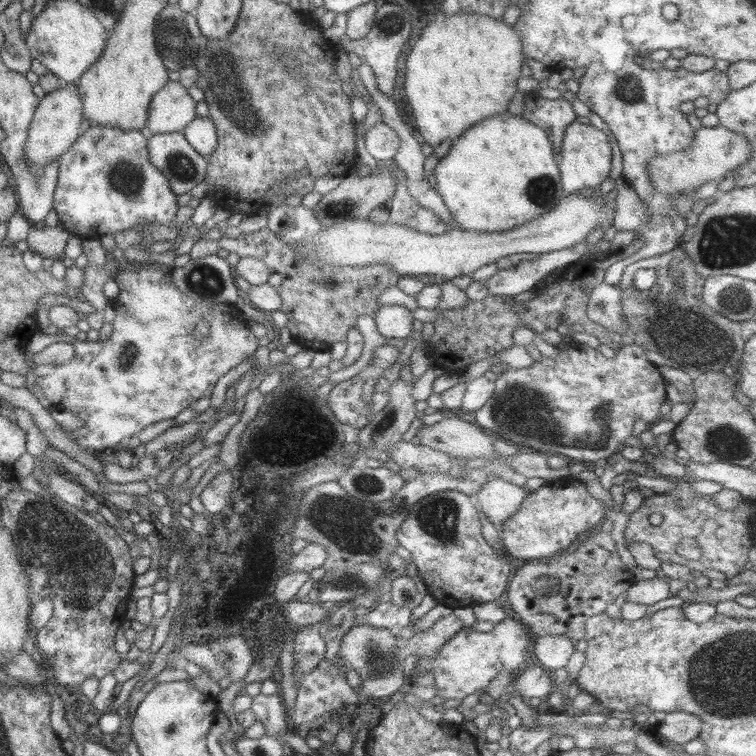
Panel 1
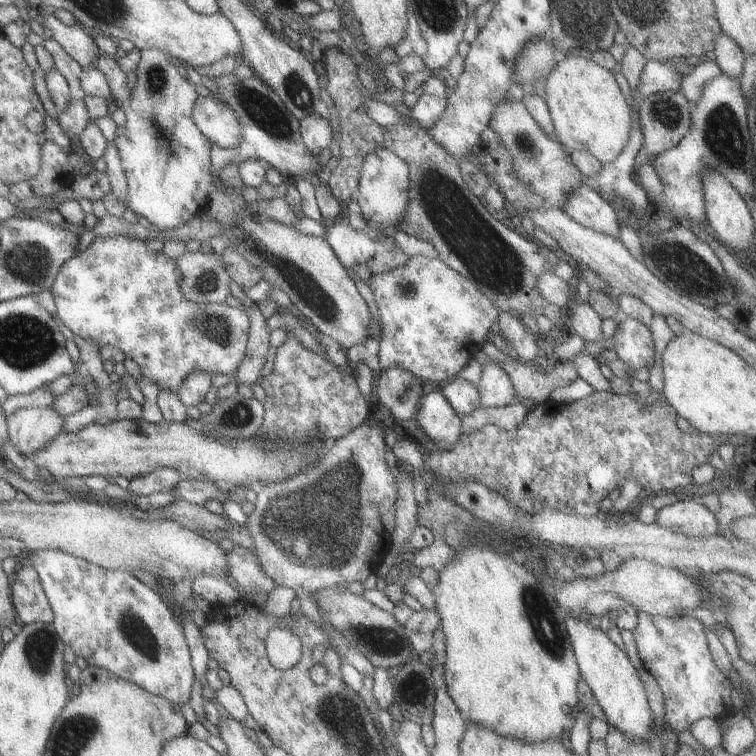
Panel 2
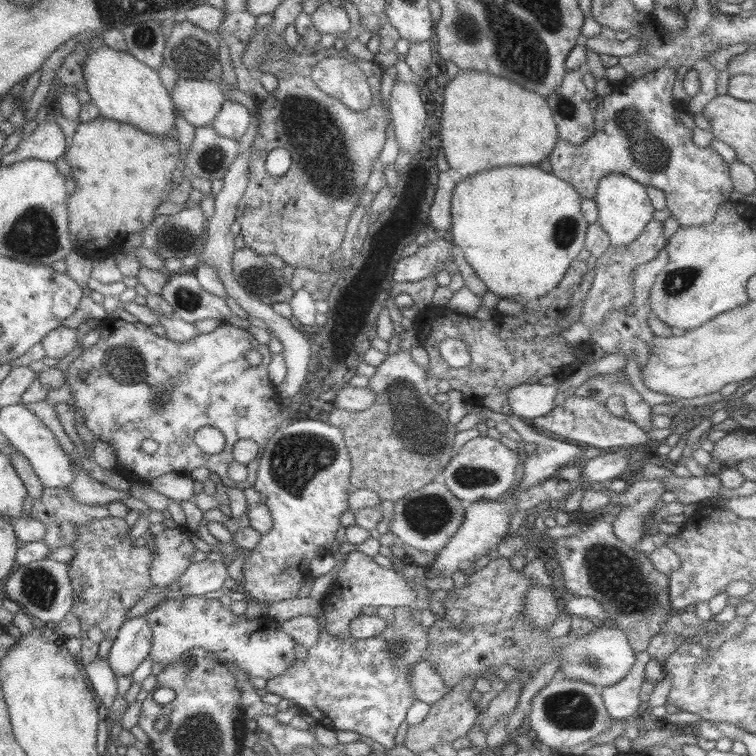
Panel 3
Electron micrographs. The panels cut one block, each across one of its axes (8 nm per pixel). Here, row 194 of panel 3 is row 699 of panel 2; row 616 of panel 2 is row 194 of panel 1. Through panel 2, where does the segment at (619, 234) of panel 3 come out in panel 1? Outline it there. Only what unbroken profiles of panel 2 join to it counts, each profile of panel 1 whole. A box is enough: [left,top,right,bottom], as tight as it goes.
[557,120,611,194]

